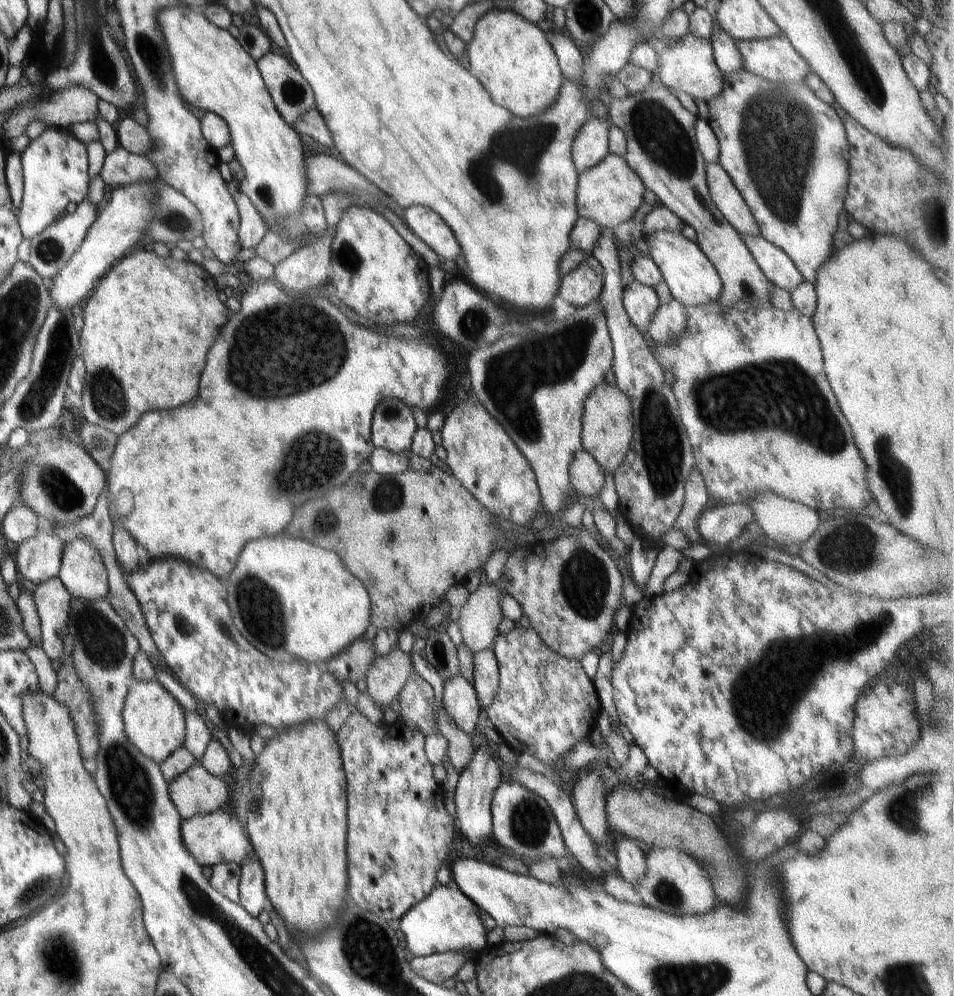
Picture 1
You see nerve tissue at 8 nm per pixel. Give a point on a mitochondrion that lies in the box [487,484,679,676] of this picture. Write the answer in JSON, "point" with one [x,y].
{"point":[584,578]}

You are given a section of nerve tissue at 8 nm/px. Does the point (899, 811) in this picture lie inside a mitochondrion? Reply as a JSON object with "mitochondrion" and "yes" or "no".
{"mitochondrion":"yes"}

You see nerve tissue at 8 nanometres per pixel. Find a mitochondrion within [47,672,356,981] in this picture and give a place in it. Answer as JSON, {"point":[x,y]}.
{"point":[132,786]}

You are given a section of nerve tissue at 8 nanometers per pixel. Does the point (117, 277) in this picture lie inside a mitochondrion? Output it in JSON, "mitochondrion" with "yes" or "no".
{"mitochondrion":"no"}

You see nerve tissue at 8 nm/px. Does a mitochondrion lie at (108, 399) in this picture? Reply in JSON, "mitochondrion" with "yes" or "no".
{"mitochondrion":"yes"}

